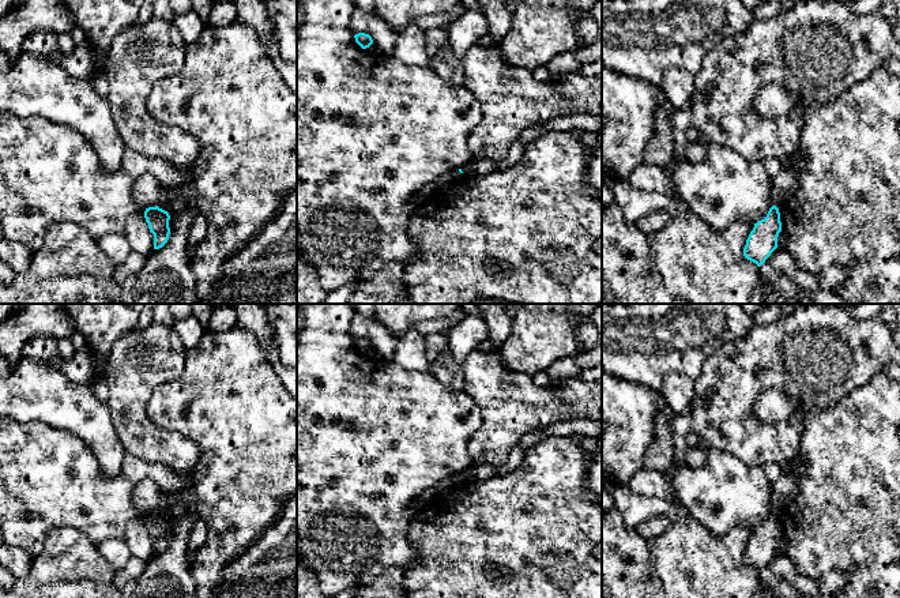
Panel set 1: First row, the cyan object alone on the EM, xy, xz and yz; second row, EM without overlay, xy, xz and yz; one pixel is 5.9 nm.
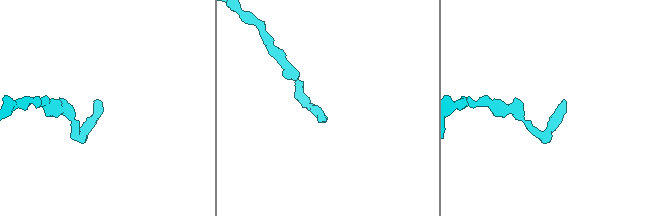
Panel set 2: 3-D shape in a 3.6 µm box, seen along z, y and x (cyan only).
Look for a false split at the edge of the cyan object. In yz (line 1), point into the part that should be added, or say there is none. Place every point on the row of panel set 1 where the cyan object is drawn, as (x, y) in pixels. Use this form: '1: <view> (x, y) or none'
1: none

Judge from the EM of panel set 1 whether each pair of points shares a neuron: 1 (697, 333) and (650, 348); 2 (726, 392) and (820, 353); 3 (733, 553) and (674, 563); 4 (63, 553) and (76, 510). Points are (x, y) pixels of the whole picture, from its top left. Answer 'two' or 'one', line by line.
1: one
2: one
3: one
4: two

